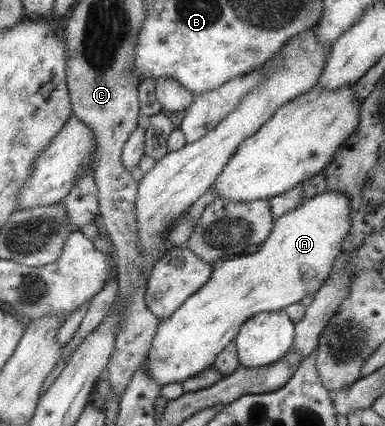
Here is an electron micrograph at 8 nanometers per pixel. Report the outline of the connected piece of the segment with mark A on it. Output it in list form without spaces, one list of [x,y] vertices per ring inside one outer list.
[[[327,191],[274,219],[271,231],[256,248],[241,256],[219,260],[209,279],[190,295],[167,319],[160,320],[151,340],[145,363],[149,375],[161,388],[167,383],[179,383],[212,365],[215,356],[234,339],[246,319],[262,311],[277,311],[297,303],[305,295],[315,293],[330,276],[333,260],[342,251],[342,243],[350,230],[350,203],[339,191]]]

